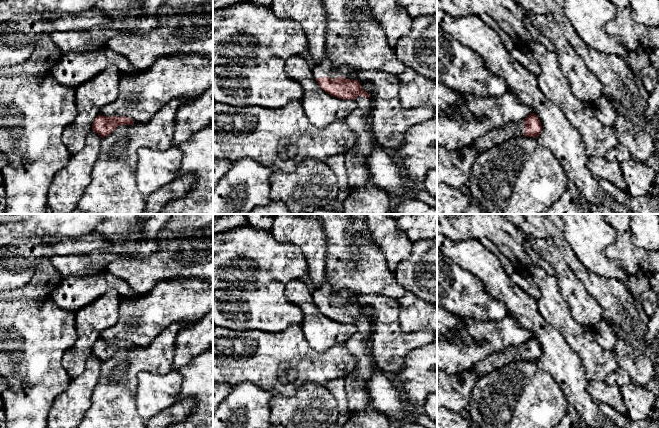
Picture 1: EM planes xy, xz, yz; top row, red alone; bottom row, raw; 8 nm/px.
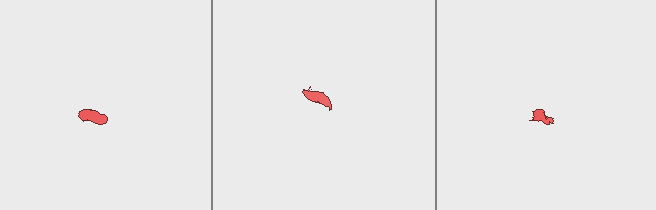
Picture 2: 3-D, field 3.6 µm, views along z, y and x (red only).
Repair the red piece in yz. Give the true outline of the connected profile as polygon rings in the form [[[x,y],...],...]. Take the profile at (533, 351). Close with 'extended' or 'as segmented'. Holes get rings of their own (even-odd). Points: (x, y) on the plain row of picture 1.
[[[531,337],[522,345],[508,347],[505,350],[490,354],[478,361],[471,369],[481,377],[492,372],[494,369],[499,369],[514,361],[526,360],[537,362],[541,355],[542,349],[539,342],[534,337]]]; extended

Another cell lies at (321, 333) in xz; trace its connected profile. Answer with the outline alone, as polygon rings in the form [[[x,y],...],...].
[[[294,279],[285,284],[285,296],[302,310],[304,320],[301,329],[314,350],[324,352],[336,344],[345,344],[356,333],[354,324],[340,323],[325,316],[303,281]]]

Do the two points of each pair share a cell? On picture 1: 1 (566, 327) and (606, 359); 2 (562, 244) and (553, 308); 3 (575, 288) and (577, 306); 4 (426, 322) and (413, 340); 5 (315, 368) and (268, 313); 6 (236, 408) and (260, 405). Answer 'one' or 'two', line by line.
1: one
2: two
3: one
4: two
5: two
6: one

